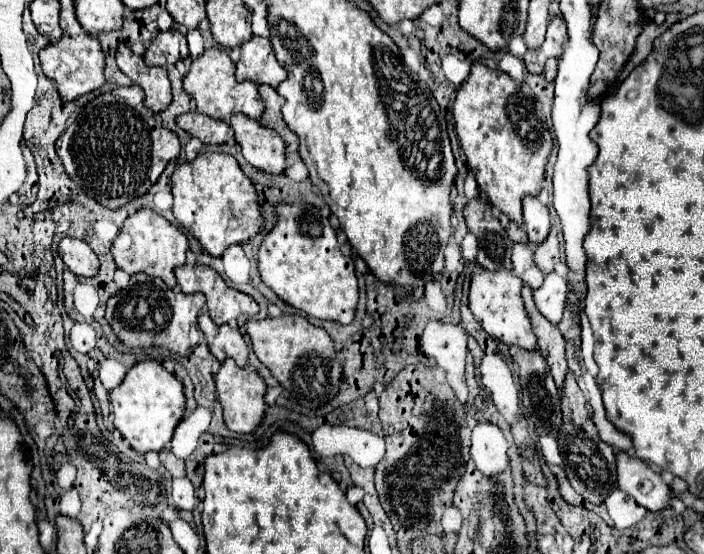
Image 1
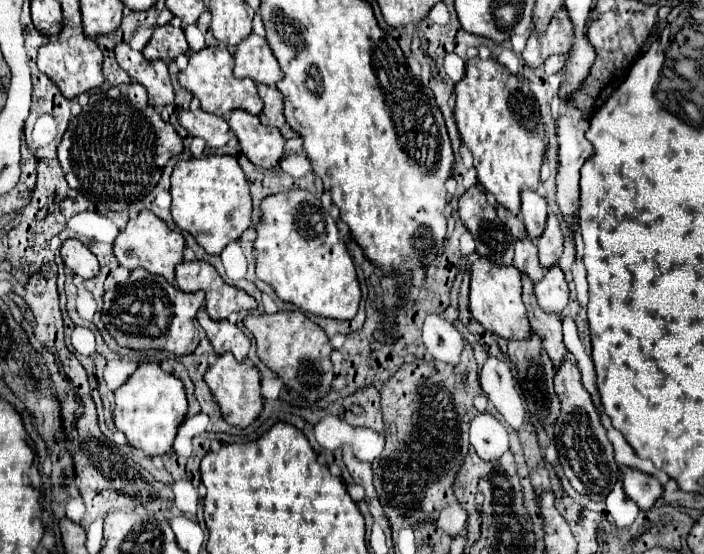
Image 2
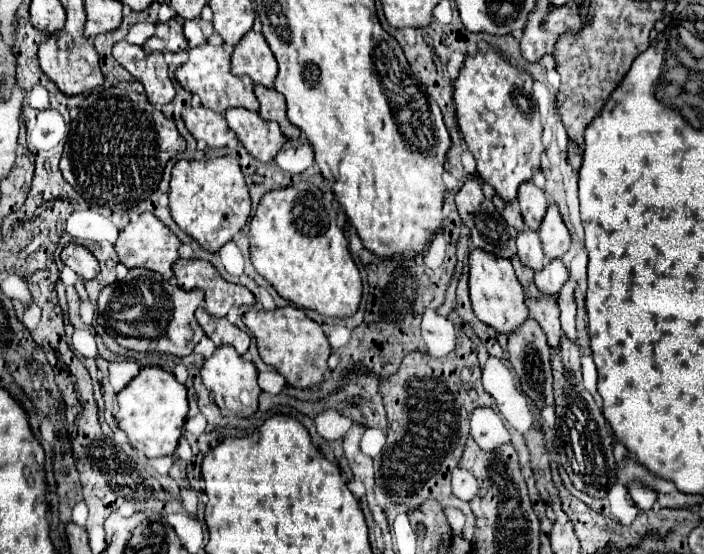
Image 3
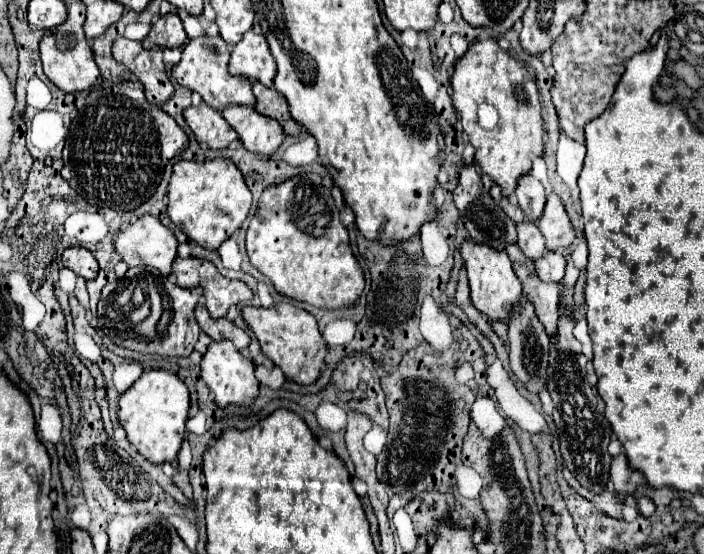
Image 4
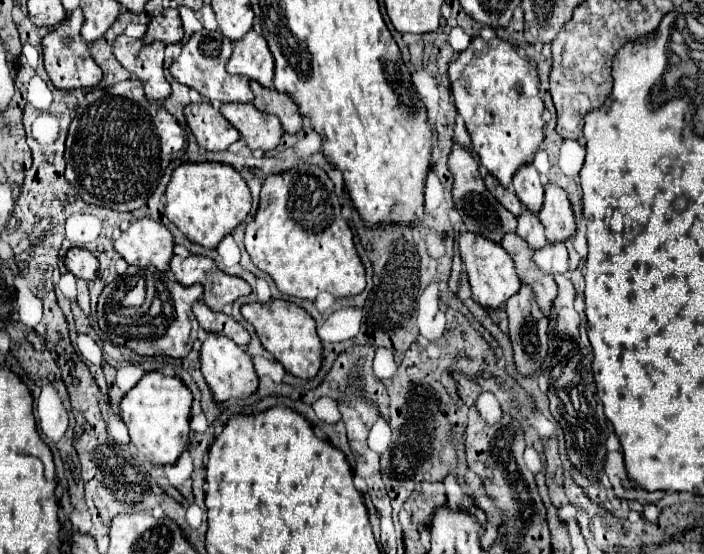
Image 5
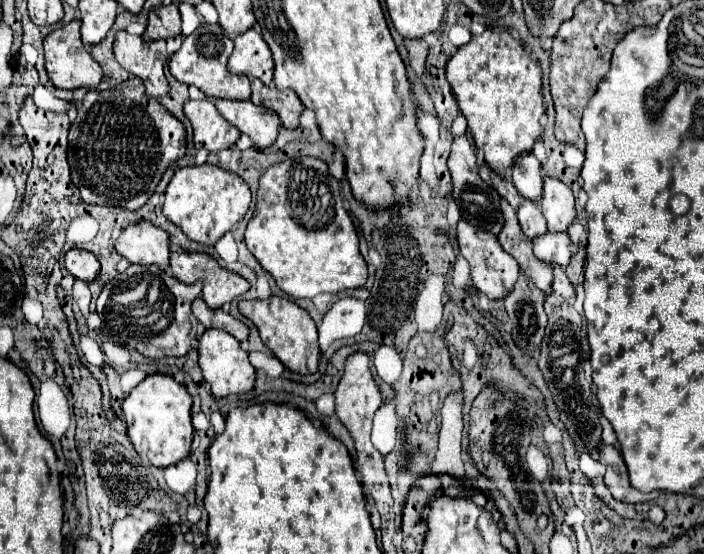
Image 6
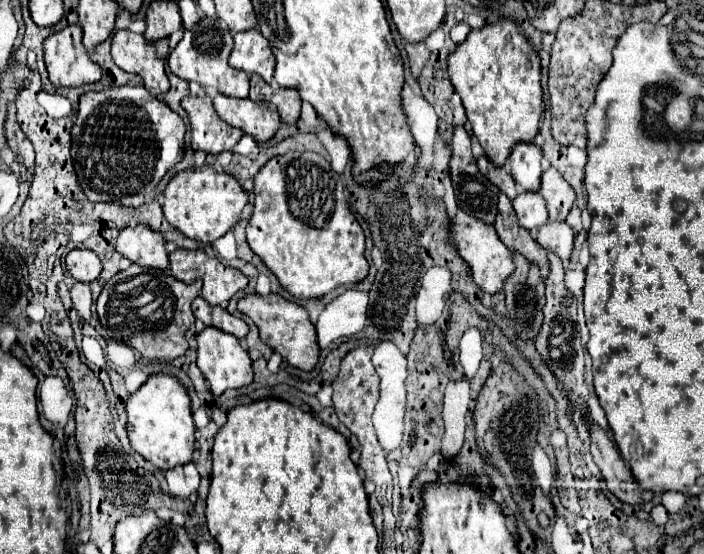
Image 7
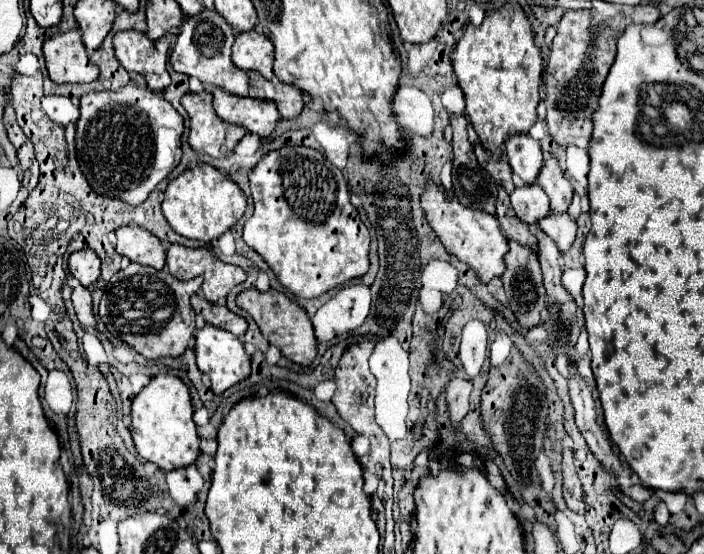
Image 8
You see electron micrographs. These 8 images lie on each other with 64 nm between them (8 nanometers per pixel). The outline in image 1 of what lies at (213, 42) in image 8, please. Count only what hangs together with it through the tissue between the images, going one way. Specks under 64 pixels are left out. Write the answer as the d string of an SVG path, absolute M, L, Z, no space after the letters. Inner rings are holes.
M208 48L202 56L192 60L192 68L184 78L184 90L196 100L200 114L216 120L228 120L234 114L260 118L264 112L264 102L260 100L258 86L254 82L238 82L234 78L234 62L224 48Z

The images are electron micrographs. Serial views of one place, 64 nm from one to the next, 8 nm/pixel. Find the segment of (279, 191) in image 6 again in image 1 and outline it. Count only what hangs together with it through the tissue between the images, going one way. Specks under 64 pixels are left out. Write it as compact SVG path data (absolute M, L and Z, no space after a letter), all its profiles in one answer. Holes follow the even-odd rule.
M282 204L278 208L278 222L274 230L266 234L258 254L258 270L268 288L306 316L338 324L350 324L354 320L358 304L354 262L352 258L342 256L334 228L328 220L318 216L314 206Z

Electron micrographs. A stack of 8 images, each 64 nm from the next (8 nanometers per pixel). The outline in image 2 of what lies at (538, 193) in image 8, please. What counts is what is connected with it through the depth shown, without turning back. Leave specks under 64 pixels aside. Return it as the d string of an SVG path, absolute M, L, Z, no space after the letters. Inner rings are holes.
M530 238L518 240L514 248L516 248L516 252L514 252L514 268L524 272L532 282L542 280L544 268L538 262L538 248L536 248L534 240L530 240Z

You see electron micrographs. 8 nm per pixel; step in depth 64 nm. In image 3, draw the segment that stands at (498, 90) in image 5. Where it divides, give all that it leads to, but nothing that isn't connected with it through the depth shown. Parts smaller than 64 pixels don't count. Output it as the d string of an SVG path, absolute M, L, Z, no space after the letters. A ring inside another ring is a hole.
M488 48L486 54L478 52L474 58L466 56L464 68L454 82L454 106L456 106L456 122L462 132L462 138L468 144L468 150L474 154L478 164L478 176L482 182L490 184L496 194L504 202L514 202L520 184L530 182L534 170L540 168L542 156L542 122L538 112L538 102L532 94L532 78L520 68L512 66L504 60L504 56L496 48Z

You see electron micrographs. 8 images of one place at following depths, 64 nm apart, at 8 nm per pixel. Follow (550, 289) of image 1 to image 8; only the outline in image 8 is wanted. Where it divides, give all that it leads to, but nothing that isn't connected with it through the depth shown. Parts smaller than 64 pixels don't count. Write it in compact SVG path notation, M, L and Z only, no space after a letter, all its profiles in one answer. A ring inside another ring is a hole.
M550 214L548 218L540 220L538 226L546 236L550 236L556 242L562 254L570 250L576 238L576 222L572 222L568 214Z

